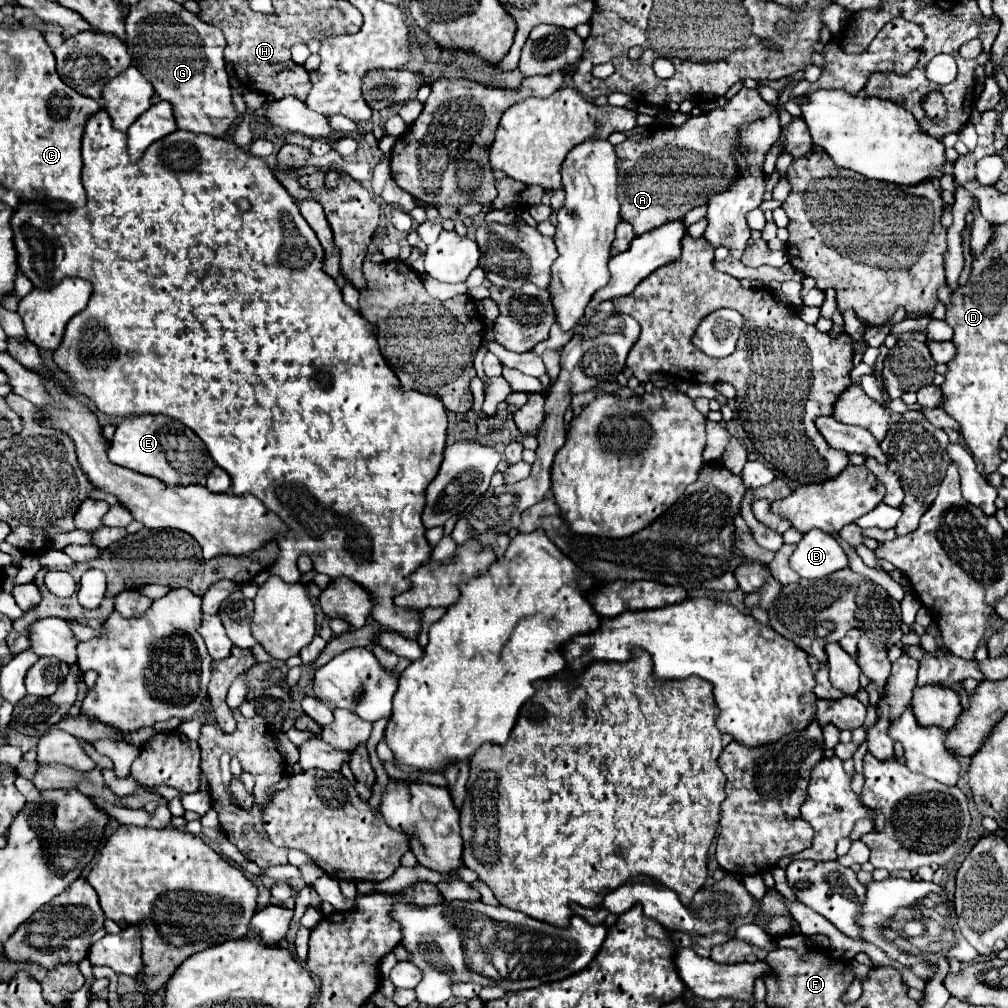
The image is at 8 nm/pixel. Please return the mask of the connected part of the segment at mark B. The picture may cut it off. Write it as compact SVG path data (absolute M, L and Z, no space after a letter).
M812 529L796 545L796 551L790 557L790 565L804 579L820 579L844 569L848 559L832 535L820 529Z

